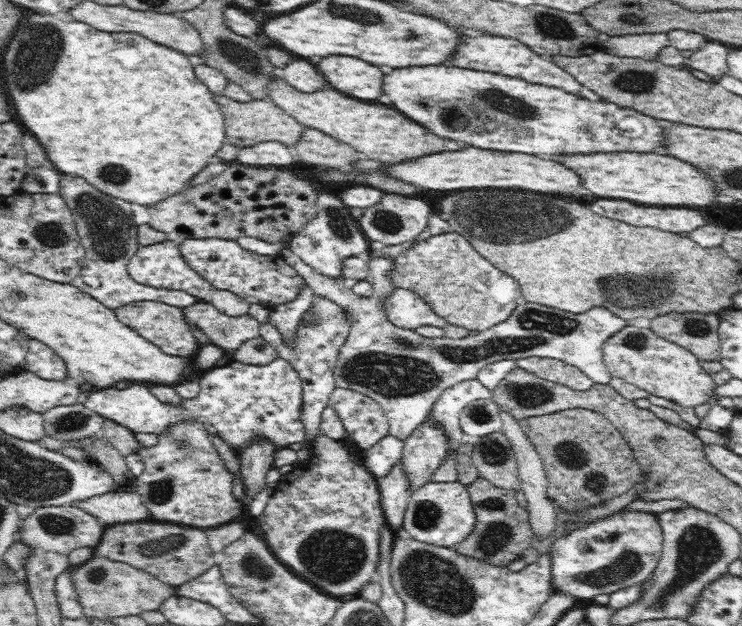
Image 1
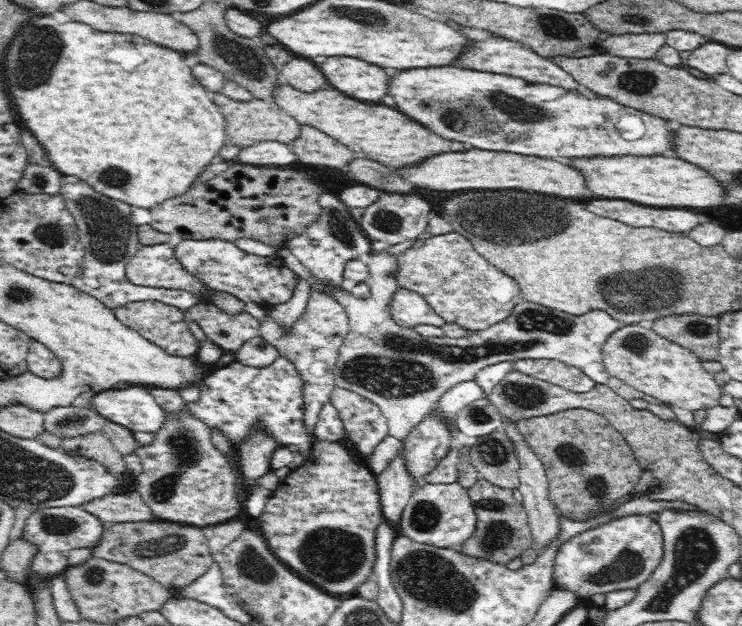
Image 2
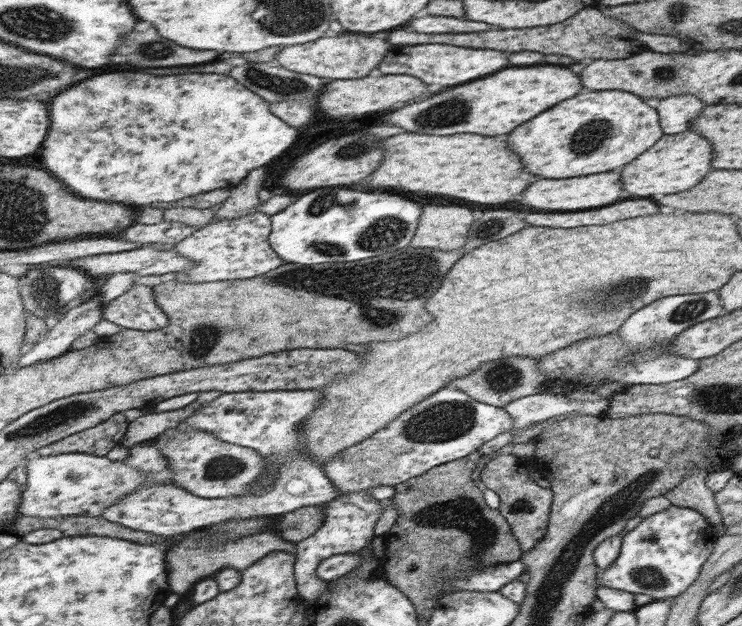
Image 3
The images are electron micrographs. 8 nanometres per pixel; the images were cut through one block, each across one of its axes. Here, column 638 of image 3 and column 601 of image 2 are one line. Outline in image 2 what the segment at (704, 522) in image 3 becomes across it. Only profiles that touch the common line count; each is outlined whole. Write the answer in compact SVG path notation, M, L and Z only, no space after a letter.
M622 516L562 542L554 567L554 585L574 592L578 598L636 591L651 578L664 555L663 533L651 516Z

